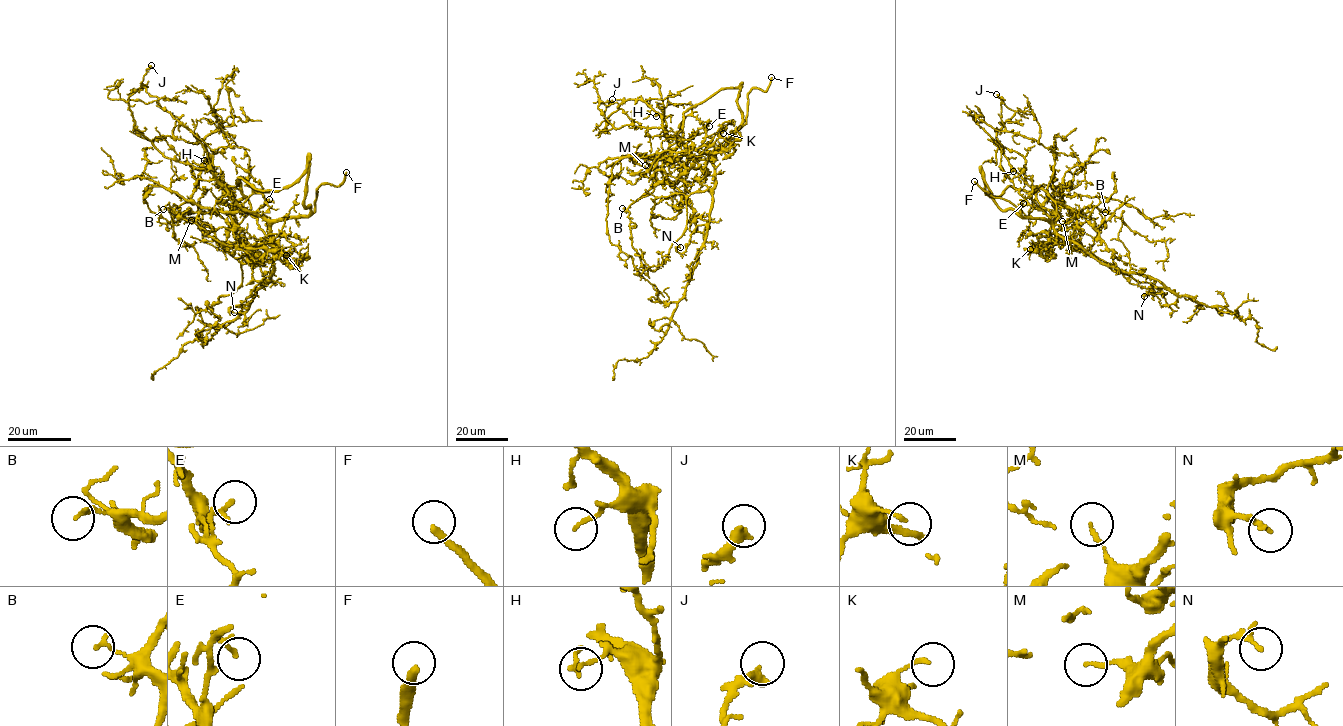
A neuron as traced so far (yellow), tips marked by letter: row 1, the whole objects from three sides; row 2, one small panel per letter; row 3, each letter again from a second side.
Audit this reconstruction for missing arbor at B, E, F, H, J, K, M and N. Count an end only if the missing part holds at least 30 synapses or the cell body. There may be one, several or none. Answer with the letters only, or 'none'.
E, F

